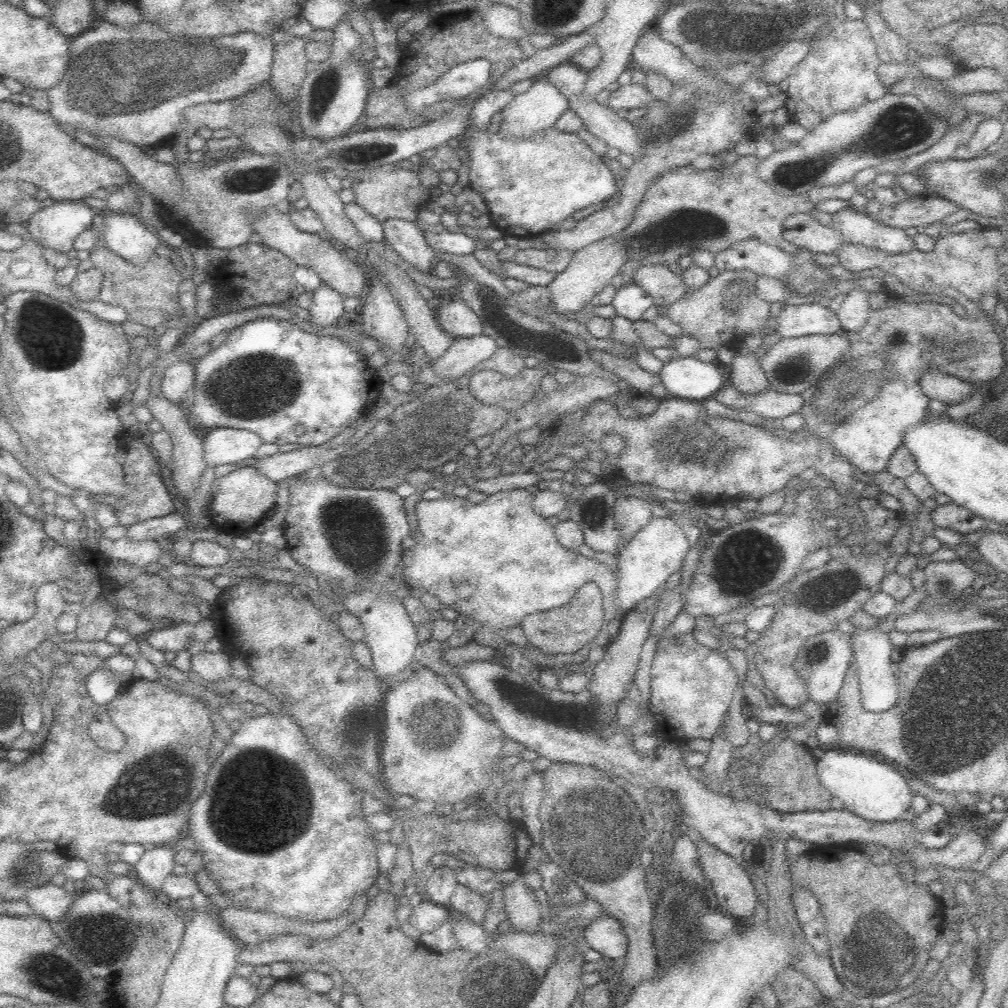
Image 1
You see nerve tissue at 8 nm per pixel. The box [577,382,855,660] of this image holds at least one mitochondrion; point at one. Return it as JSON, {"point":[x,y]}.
{"point":[715,444]}

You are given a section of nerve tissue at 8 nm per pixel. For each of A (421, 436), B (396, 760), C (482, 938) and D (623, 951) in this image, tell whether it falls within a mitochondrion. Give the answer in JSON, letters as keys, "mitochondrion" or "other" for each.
{"A":"mitochondrion","B":"other","C":"other","D":"other"}

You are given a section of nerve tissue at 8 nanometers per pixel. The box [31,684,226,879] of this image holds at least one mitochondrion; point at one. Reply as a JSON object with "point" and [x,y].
{"point":[151,789]}

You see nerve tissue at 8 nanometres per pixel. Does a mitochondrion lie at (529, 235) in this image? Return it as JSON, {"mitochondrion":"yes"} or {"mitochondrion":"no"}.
{"mitochondrion":"no"}

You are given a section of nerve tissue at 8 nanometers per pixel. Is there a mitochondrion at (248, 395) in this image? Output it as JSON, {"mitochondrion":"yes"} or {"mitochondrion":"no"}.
{"mitochondrion":"yes"}

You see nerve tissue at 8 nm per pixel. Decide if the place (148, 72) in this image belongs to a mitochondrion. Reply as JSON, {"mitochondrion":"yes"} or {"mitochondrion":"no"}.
{"mitochondrion":"yes"}

